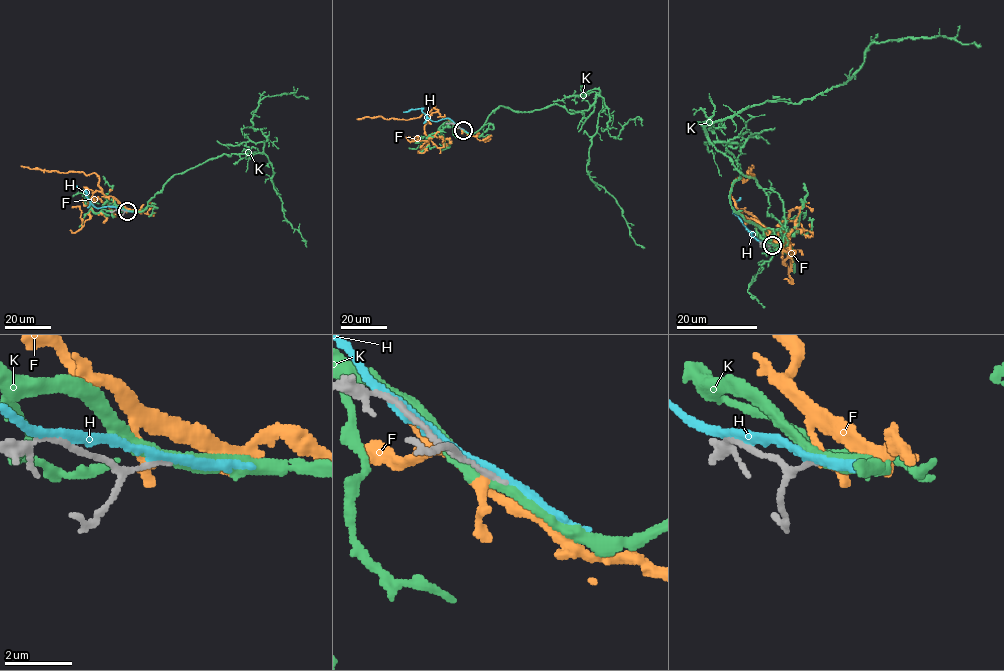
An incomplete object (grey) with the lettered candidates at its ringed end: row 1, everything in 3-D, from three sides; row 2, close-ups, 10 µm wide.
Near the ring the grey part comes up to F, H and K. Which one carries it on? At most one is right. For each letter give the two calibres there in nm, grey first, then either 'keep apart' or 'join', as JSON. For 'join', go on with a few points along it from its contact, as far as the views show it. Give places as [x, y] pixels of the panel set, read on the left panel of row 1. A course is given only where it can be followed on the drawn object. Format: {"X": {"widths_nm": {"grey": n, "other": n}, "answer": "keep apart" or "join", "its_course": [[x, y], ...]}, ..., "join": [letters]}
{"F": {"widths_nm": {"grey": 190, "other": 240}, "answer": "keep apart"}, "H": {"widths_nm": {"grey": 160, "other": 200}, "answer": "keep apart"}, "K": {"widths_nm": {"grey": 160, "other": 360}, "answer": "keep apart"}, "join": []}

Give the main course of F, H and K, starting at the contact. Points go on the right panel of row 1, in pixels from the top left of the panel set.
F: (771, 245), (769, 231), (741, 212), (730, 193), (738, 178), (744, 181), (752, 177), (748, 174), (752, 165)
H: (772, 245), (751, 236), (756, 239), (734, 211), (735, 201), (740, 197)
K: (772, 245), (731, 206), (726, 149), (741, 144), (705, 127), (842, 85), (873, 42), (980, 47)

